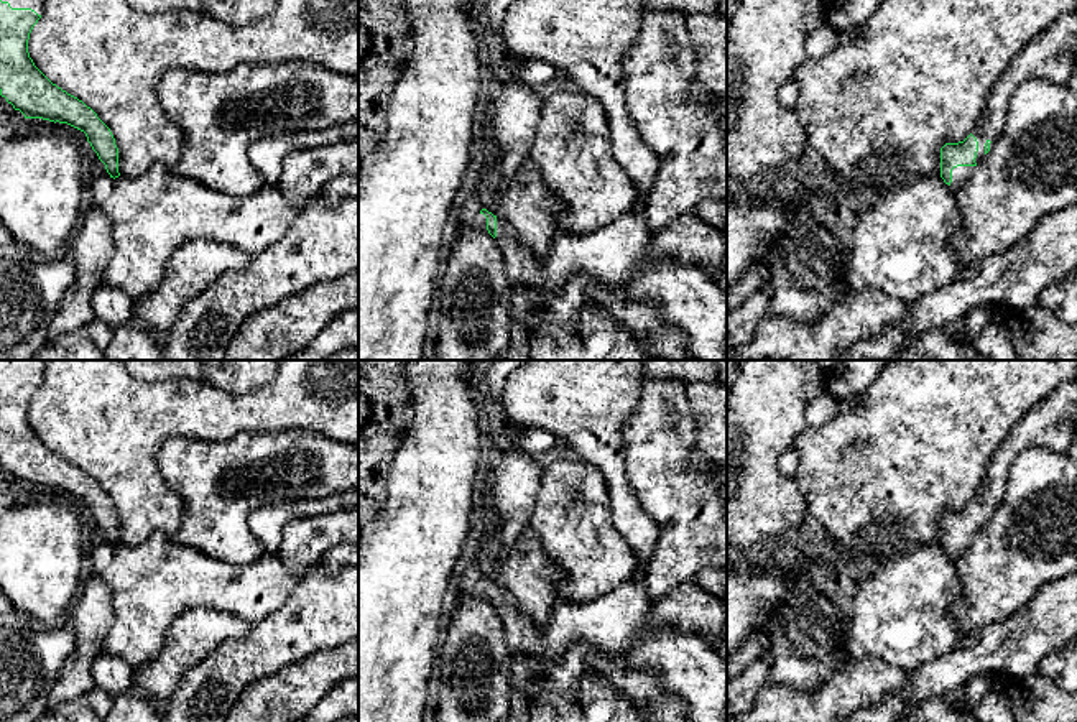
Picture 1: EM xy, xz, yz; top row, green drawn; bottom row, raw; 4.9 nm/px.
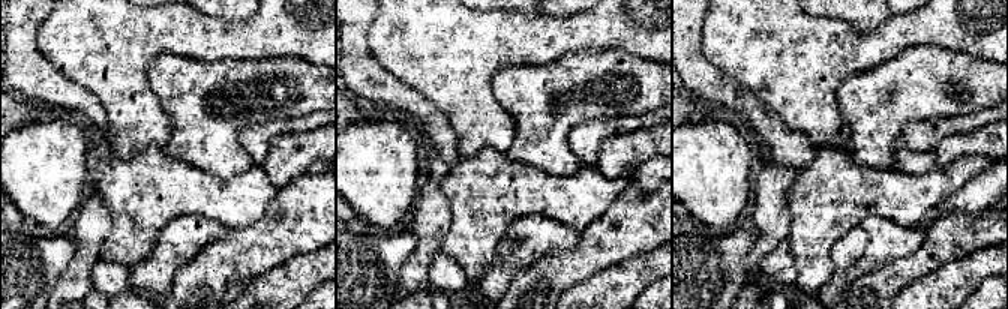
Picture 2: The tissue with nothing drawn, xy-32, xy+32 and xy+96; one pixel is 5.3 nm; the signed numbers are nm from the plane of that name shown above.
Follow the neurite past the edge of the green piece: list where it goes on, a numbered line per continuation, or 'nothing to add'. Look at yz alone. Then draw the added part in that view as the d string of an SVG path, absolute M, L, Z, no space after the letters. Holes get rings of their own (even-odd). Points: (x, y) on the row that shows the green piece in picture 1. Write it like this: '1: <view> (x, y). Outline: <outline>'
1: yz (961, 173). Outline: M957 166L952 169L950 187L959 189L975 171L975 166Z

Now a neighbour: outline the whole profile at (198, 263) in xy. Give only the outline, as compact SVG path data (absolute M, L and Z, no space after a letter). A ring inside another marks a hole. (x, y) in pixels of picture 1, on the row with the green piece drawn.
M214 240L186 242L169 258L158 289L133 303L135 319L164 336L178 321L183 306L225 273L245 270L252 257Z

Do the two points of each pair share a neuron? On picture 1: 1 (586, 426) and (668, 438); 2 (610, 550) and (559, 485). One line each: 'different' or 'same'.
1: different
2: same

